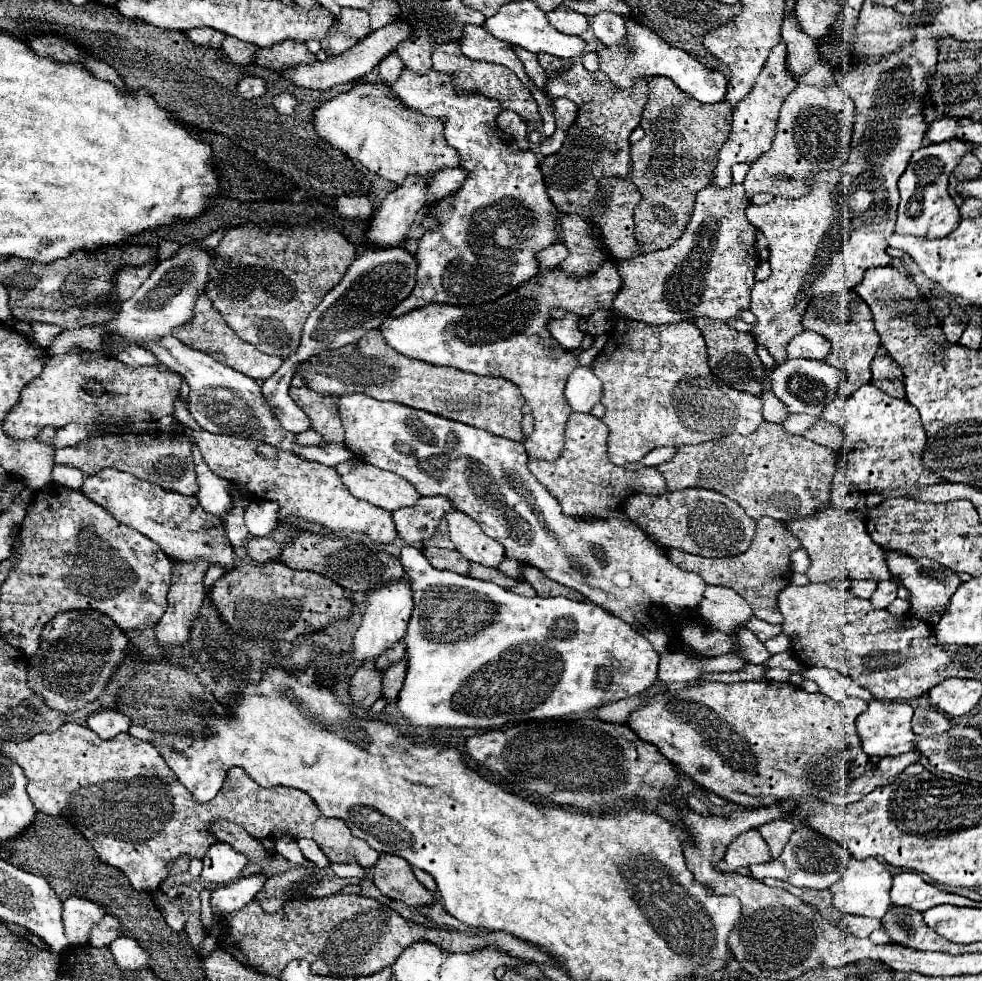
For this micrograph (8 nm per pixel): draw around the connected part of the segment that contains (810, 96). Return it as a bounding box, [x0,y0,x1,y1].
[743,82,855,198]

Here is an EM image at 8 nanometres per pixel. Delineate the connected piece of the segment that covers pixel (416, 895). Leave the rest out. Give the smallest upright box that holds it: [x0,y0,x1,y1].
[373,854,437,908]

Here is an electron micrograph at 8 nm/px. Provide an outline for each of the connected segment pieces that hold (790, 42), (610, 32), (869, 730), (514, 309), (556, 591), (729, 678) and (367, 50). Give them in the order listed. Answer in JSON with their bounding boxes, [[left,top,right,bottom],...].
[[781,16,819,80],[591,12,629,50],[857,696,915,756],[379,260,623,460],[523,566,585,600],[703,663,766,682],[283,20,415,90]]

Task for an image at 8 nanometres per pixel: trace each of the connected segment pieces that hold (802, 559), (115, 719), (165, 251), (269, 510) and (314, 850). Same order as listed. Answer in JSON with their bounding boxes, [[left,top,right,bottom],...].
[[791,548,811,572],[87,710,131,740],[157,240,179,260],[245,502,279,536],[297,838,329,866]]

